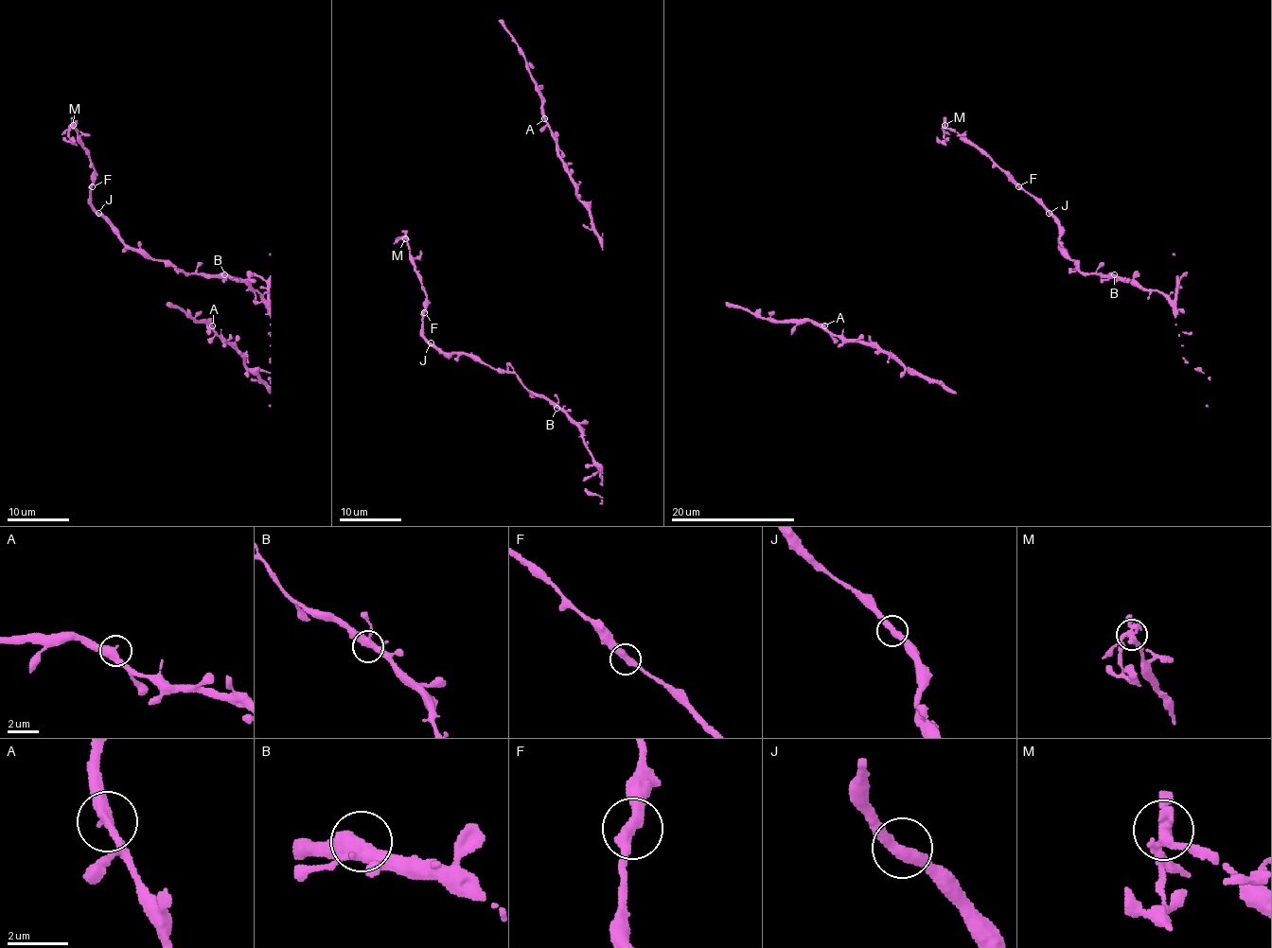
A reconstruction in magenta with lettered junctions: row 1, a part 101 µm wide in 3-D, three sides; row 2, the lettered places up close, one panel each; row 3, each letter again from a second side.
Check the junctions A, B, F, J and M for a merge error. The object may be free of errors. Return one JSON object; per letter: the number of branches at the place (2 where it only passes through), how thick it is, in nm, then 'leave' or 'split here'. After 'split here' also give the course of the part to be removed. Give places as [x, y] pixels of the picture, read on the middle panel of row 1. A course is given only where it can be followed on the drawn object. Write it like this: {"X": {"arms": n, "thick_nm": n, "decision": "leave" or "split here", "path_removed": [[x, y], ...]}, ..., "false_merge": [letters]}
{"A": {"arms": 2, "thick_nm": 400, "decision": "leave"}, "B": {"arms": 3, "thick_nm": 400, "decision": "leave"}, "F": {"arms": 2, "thick_nm": 380, "decision": "leave"}, "J": {"arms": 2, "thick_nm": 400, "decision": "leave"}, "M": {"arms": 3, "thick_nm": 320, "decision": "split here"}, "false_merge": ["M"]}

